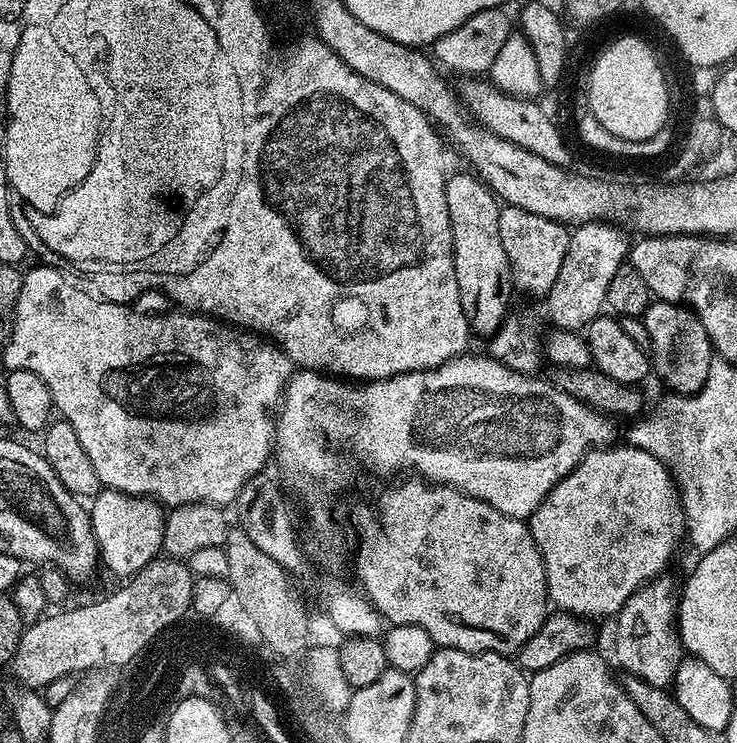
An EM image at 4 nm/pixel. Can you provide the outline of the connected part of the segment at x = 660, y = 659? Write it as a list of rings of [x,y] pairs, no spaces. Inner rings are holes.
[[[661,574],[643,584],[620,607],[615,617],[616,660],[629,676],[637,676],[646,682],[668,688],[676,679],[676,671],[682,659],[682,645],[678,635],[678,596],[672,593],[672,580]]]

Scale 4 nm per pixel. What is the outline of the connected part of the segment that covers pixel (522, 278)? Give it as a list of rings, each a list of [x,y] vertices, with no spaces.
[[[504,206],[500,209],[498,230],[502,233],[502,246],[506,249],[506,258],[510,258],[513,285],[519,291],[521,288],[532,296],[547,297],[554,282],[558,282],[562,261],[566,259],[569,229],[559,220],[552,220],[530,210]]]

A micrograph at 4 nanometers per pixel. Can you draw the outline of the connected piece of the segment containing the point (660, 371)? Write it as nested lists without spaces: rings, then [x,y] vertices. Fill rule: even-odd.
[[[667,302],[649,303],[643,314],[646,334],[650,334],[652,350],[650,364],[664,384],[676,394],[697,392],[708,377],[714,359],[714,349],[700,319],[691,308]]]

